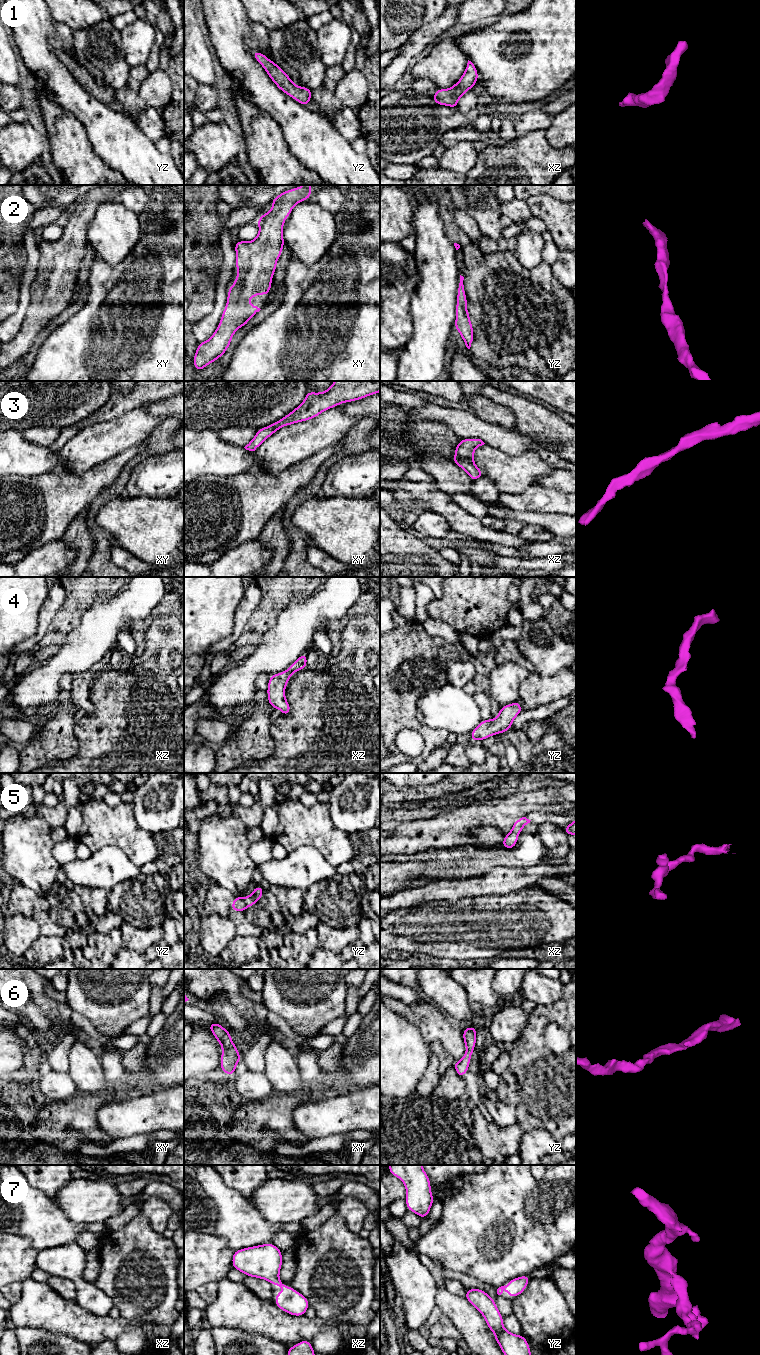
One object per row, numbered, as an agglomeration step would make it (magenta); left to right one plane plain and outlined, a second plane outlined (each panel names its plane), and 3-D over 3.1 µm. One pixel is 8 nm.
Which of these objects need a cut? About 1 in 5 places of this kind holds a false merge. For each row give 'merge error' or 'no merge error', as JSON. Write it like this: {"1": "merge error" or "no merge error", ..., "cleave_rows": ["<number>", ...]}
{"1": "no merge error", "2": "no merge error", "3": "no merge error", "4": "no merge error", "5": "no merge error", "6": "no merge error", "7": "no merge error", "cleave_rows": []}

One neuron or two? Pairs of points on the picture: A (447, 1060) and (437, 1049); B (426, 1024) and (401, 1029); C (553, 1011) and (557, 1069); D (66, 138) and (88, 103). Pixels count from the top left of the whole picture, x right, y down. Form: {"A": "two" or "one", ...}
{"A": "one", "B": "two", "C": "one", "D": "two"}

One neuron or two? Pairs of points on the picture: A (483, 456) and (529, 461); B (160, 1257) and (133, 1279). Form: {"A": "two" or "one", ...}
{"A": "one", "B": "one"}

